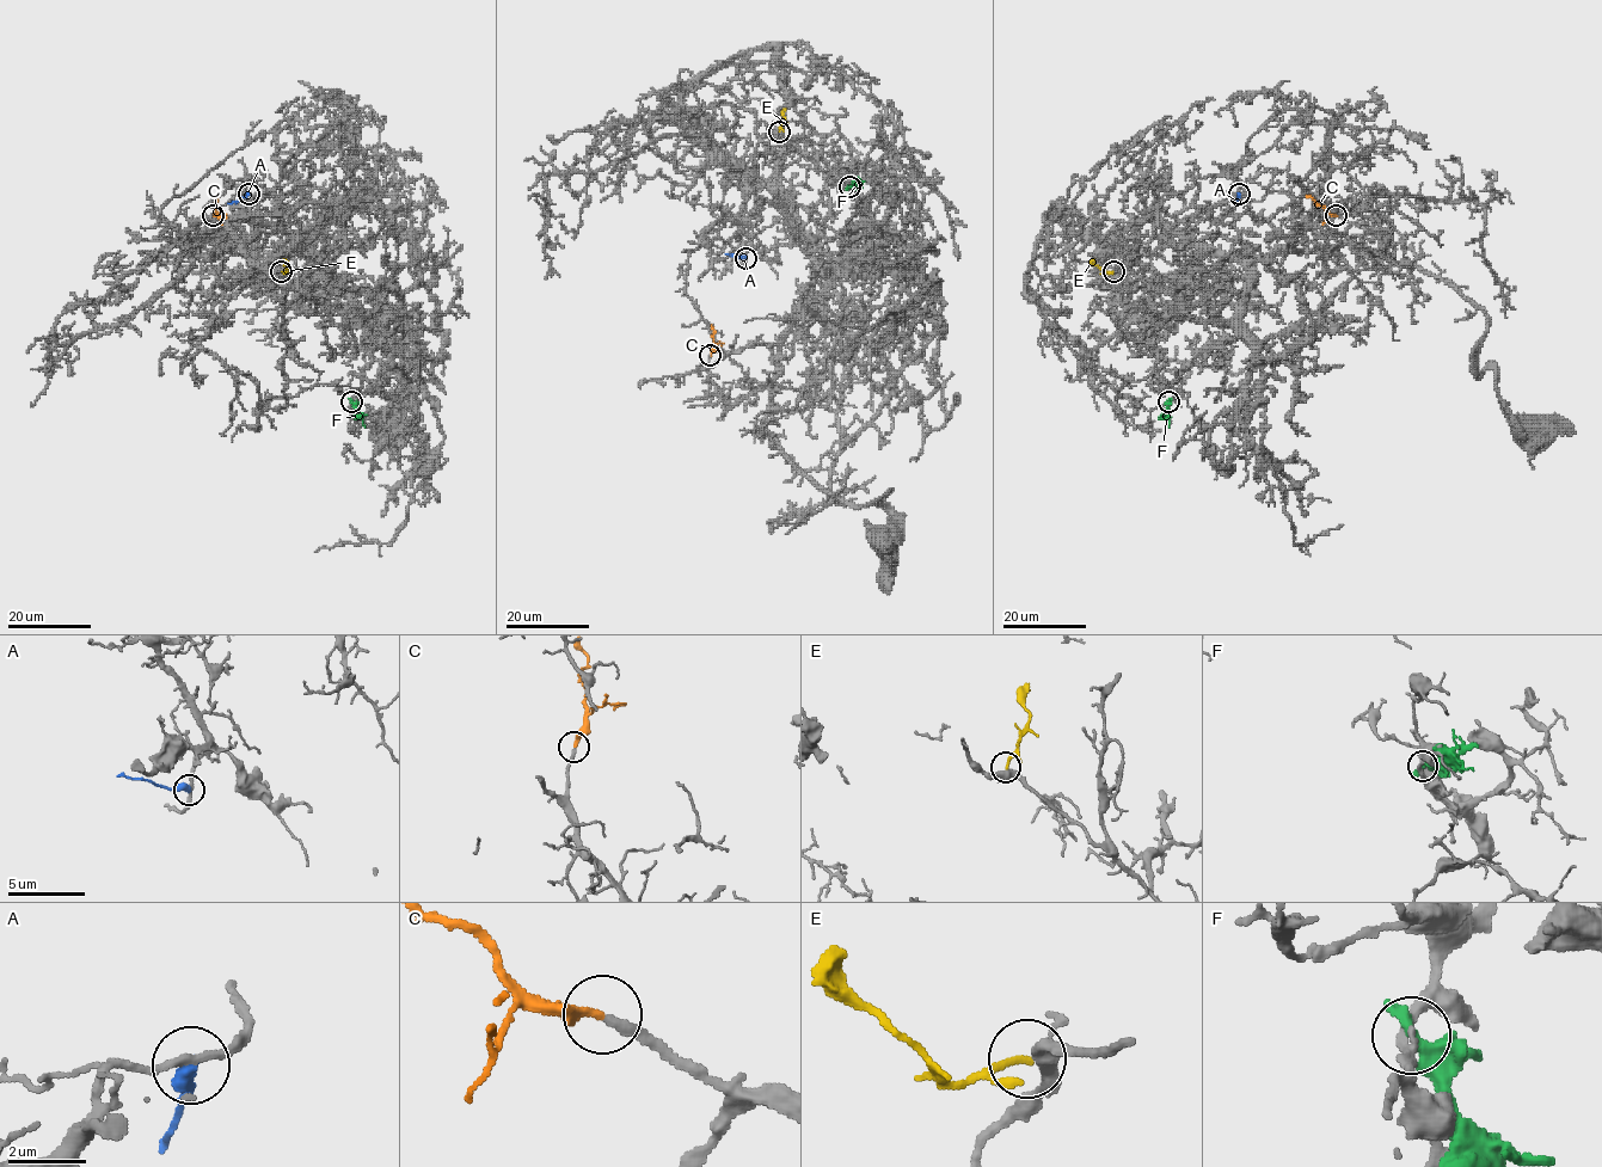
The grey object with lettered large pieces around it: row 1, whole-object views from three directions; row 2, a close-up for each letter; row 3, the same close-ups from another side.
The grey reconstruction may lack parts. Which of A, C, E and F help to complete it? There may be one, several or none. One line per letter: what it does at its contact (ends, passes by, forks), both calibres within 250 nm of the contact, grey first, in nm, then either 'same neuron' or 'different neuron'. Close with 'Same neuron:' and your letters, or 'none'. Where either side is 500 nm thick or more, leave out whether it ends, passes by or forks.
A: it ends; calibres 200 and 440 nm; different neuron
C: it ends; calibres 240 and 280 nm; same neuron
E: it ends; calibres 360 and 180 nm; different neuron
F: calibres 280 and 500 nm; different neuron
Same neuron: C

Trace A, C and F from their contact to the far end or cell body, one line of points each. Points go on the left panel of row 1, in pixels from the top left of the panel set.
A: (247, 194), (228, 203)
C: (213, 215), (216, 212), (213, 195)
F: (351, 401), (366, 427)

